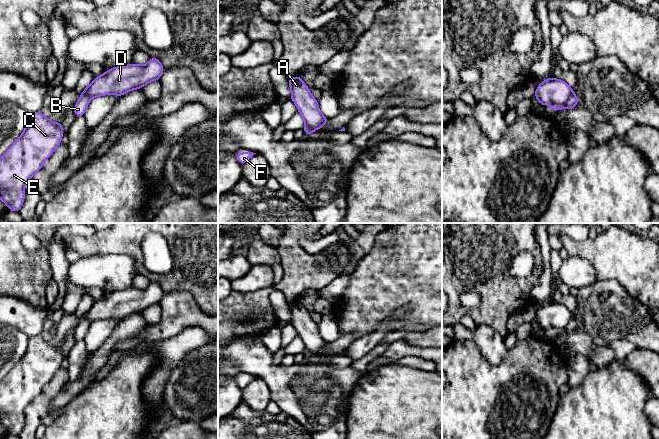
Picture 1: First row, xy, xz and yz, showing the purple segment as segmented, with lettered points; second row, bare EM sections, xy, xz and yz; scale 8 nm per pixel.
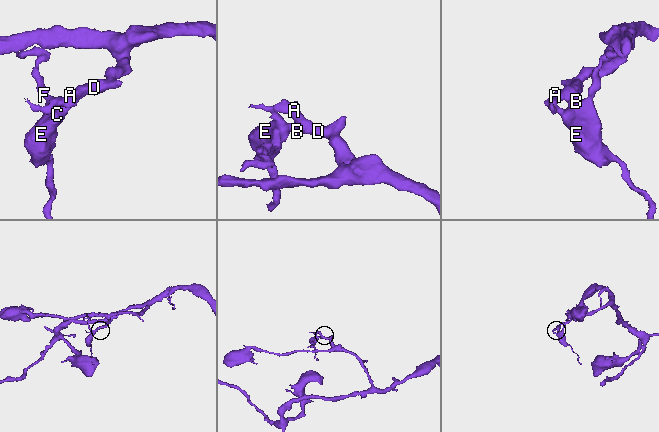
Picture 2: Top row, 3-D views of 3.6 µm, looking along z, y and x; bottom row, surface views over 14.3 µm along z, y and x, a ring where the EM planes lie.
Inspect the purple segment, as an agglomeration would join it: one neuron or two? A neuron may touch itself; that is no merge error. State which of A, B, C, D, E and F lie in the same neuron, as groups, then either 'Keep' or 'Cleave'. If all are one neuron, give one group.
Groups: A D / B C E F. Cleave

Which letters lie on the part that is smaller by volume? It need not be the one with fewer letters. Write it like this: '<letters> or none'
B, C, E, F

